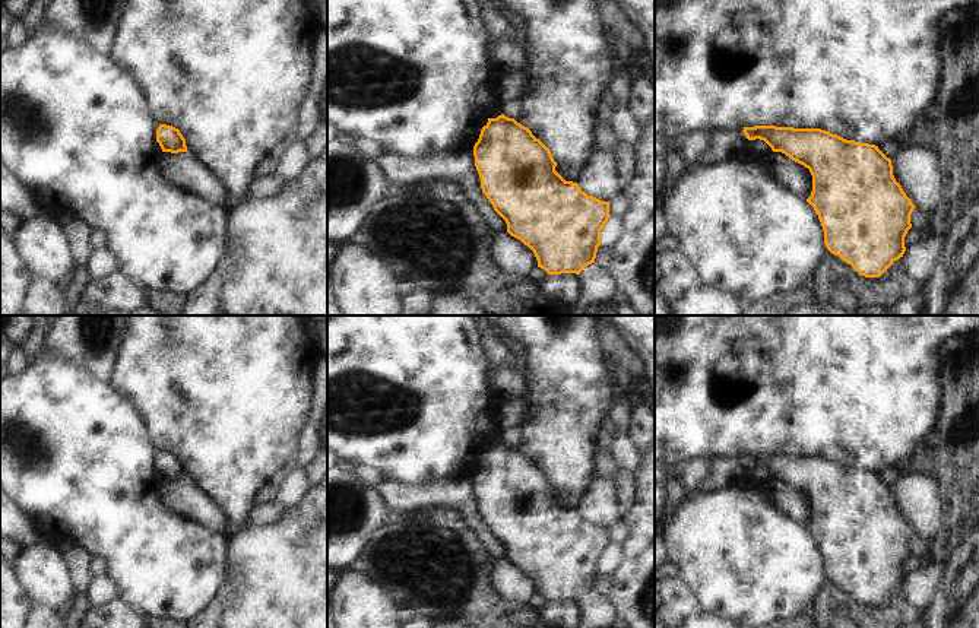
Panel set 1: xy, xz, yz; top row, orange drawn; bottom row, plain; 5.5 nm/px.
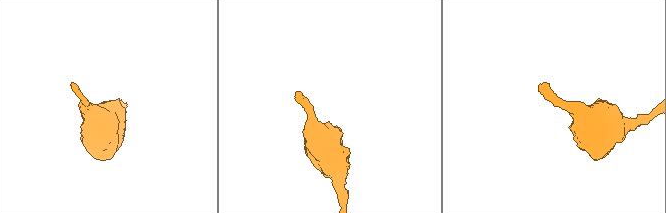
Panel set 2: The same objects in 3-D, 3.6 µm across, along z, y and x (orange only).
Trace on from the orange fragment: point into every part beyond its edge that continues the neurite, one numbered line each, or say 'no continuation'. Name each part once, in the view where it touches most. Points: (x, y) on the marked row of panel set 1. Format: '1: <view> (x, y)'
no continuation.

